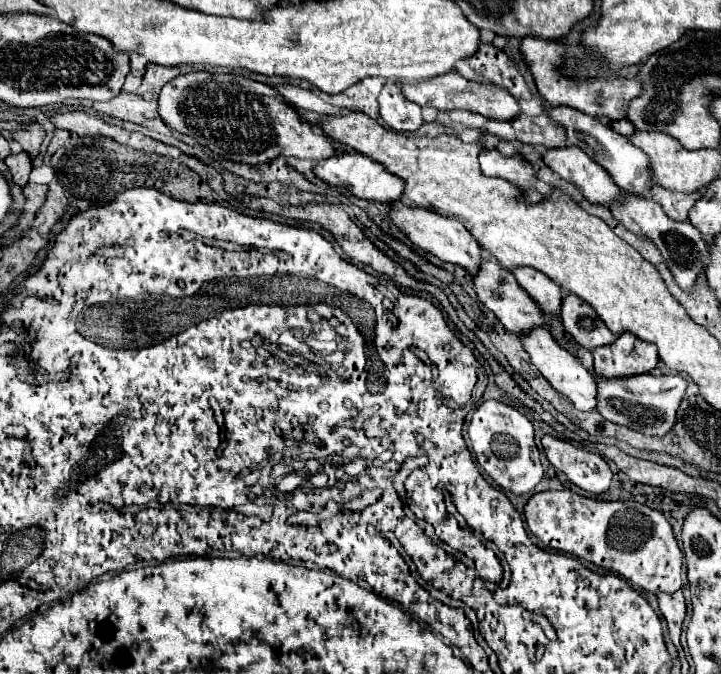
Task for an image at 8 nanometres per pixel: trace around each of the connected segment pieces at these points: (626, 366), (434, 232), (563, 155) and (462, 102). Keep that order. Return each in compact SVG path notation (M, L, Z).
M631 332L617 336L611 346L599 346L599 350L593 350L593 356L595 372L607 378L645 374L659 364L657 348L635 338Z
M397 200L391 208L391 220L393 224L397 224L407 236L409 240L419 246L425 252L435 254L437 258L441 258L443 262L451 262L461 266L465 272L469 274L477 274L479 266L483 262L483 248L479 248L479 244L475 242L475 238L471 238L471 232L465 230L463 224L459 224L455 218L445 218L441 214L437 214L435 210L425 210L425 208L405 208L401 204L401 200Z
M563 146L563 150L547 150L543 154L543 162L563 180L577 184L581 194L595 204L609 206L619 198L619 186L615 186L607 170L603 170L603 166L599 166L575 146Z
M455 70L449 74L441 74L439 78L429 78L427 82L419 84L401 84L403 96L419 106L433 106L437 110L451 110L451 108L461 108L461 110L473 110L483 114L485 118L493 120L513 120L521 110L517 106L517 100L503 88L491 86L489 82L473 82L457 74Z

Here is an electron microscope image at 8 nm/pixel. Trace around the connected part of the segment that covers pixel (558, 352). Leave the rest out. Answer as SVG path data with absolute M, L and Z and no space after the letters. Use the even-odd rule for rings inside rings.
M535 328L533 332L521 336L521 342L523 342L523 348L529 352L531 362L537 366L537 370L549 380L549 384L557 392L561 392L565 398L569 398L577 410L589 412L589 410L595 408L595 382L593 382L593 378L589 376L589 372L581 366L581 362L575 356L567 354L567 350L563 350L551 338L551 334L547 330Z

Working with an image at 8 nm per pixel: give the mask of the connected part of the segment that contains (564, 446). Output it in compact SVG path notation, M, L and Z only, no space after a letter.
M545 434L541 438L541 444L549 462L557 470L561 470L569 478L569 482L591 494L607 492L613 474L603 456L575 448L573 444L559 440L551 434Z

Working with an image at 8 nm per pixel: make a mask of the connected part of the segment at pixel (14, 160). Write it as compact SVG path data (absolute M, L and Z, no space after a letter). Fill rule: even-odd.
M19 152L19 154L11 154L5 158L9 170L11 170L11 176L13 176L13 182L19 184L19 186L25 186L27 180L29 180L29 174L33 170L33 160L27 152Z

